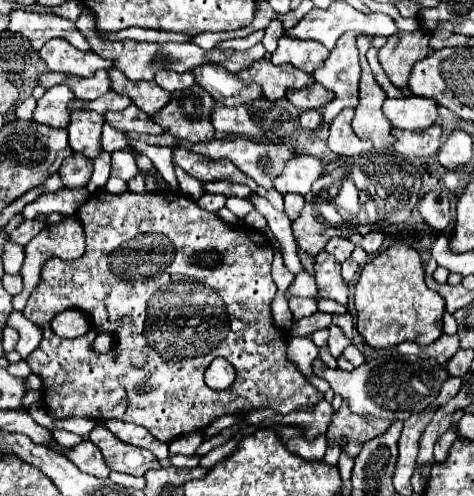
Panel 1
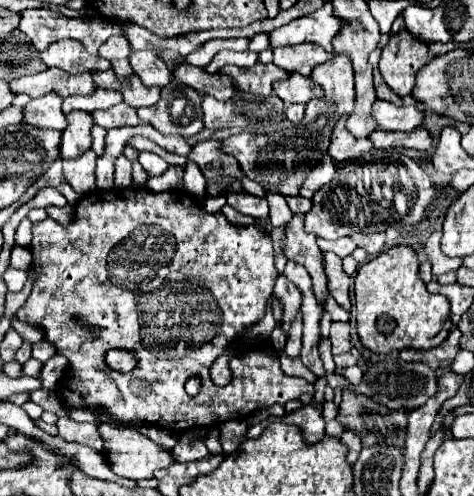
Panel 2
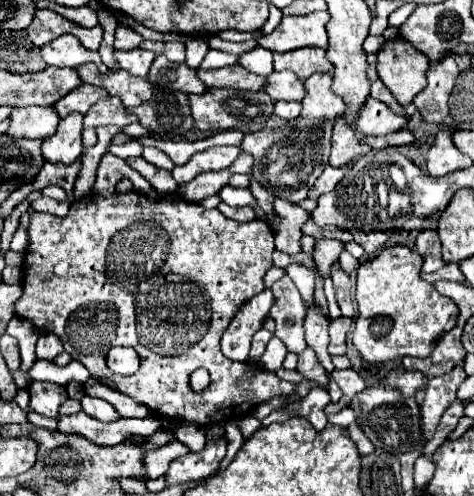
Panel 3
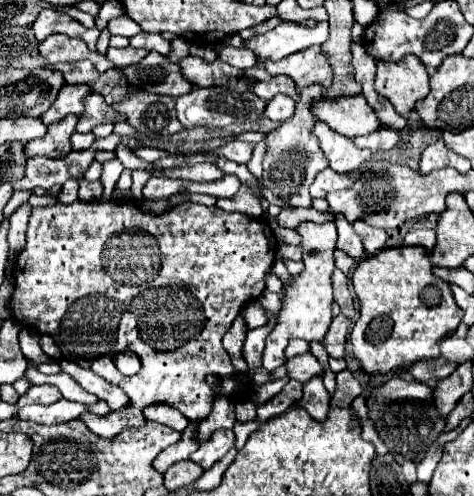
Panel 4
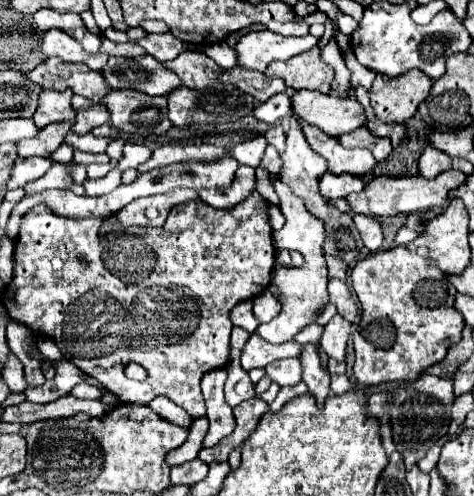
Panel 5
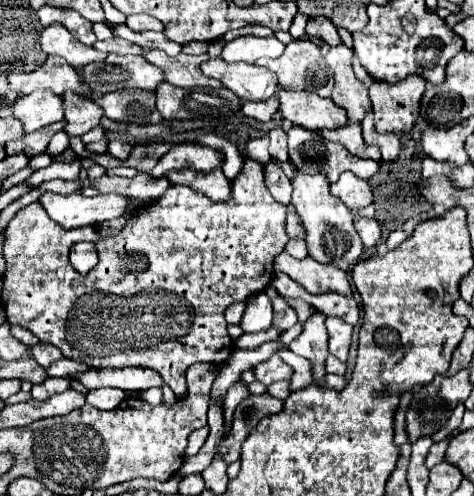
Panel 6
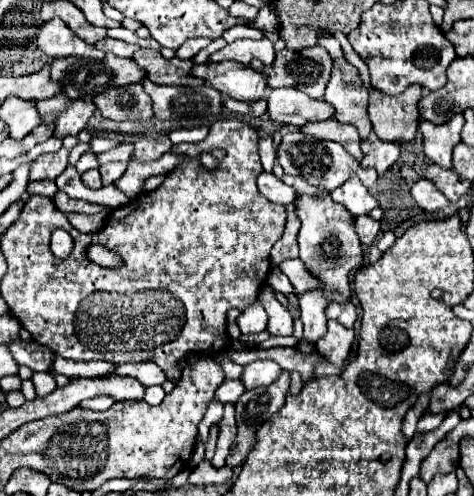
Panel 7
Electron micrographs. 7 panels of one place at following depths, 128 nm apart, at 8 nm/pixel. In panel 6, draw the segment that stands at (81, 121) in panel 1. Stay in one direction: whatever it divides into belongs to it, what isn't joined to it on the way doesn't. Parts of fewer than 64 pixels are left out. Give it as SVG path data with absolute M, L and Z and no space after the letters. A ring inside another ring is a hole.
M62 120L62 122L56 122L56 124L52 124L52 126L44 126L44 128L36 130L36 132L32 132L32 134L26 134L26 136L22 136L22 138L16 140L16 142L8 142L8 144L6 144L6 154L12 156L12 154L24 152L24 154L30 156L30 158L36 156L36 154L42 154L42 152L46 152L48 142L52 140L52 136L54 136L56 132L60 132L62 128L64 128L64 120Z

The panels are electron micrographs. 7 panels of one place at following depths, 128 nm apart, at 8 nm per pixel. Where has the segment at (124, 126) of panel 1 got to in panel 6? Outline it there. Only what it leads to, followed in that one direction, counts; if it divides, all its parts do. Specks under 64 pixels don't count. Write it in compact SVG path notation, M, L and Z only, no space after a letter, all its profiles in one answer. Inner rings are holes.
M66 92L64 94L64 110L66 110L66 132L70 136L82 136L94 126L100 124L104 110L92 100L82 94Z

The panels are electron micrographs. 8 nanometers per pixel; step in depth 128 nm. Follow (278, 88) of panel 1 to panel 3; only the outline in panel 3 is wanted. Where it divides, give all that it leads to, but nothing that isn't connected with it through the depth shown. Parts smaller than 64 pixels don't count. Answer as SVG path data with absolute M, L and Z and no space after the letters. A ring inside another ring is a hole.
M228 66L216 70L198 68L200 80L210 88L236 88L236 90L260 90L266 84L266 76L258 76L248 72L244 66Z

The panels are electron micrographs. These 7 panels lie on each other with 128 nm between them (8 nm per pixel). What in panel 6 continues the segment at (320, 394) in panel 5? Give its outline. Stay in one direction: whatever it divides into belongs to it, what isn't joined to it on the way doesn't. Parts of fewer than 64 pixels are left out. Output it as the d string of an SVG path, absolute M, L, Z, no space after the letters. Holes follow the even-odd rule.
M314 314L310 320L306 320L304 332L294 342L290 342L290 350L296 356L304 356L306 360L310 360L314 382L320 386L324 386L326 376L324 362L328 358L328 334L324 318L326 318L324 314Z

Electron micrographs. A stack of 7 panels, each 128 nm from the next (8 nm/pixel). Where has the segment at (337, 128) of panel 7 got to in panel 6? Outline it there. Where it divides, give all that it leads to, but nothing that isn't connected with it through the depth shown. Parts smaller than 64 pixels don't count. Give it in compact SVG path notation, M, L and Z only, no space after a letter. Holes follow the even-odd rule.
M350 122L338 130L320 130L320 134L326 140L340 142L350 154L362 156L362 158L374 158L380 160L380 150L376 146L366 146L362 138L362 128L358 122Z

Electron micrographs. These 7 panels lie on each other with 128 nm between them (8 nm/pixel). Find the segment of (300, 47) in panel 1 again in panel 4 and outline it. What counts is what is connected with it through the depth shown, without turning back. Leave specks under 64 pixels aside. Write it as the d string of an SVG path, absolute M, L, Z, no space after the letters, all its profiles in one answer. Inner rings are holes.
M320 46L306 48L304 52L294 52L278 62L268 60L266 70L270 74L286 74L294 80L298 88L306 88L312 84L320 84L328 88L332 84L332 68L322 54Z

